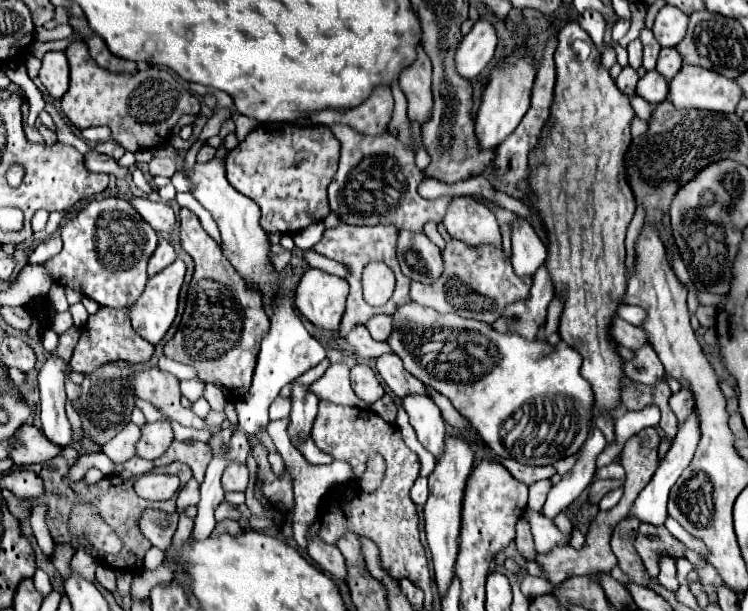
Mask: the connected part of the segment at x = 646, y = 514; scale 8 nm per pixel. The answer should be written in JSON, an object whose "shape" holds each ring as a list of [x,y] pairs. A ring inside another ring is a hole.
{"shape":[[[692,411],[692,413],[688,415],[688,419],[680,425],[676,439],[674,439],[674,443],[672,443],[668,455],[664,457],[664,461],[658,465],[658,469],[656,469],[652,481],[650,481],[650,483],[642,489],[642,493],[638,495],[638,499],[636,499],[636,503],[634,503],[632,511],[630,511],[630,517],[638,517],[640,521],[650,523],[650,525],[664,525],[664,521],[668,519],[668,513],[666,513],[668,493],[670,493],[672,485],[676,483],[676,479],[682,475],[682,471],[690,465],[692,455],[694,455],[698,443],[700,443],[700,419],[698,419],[698,413]]]}

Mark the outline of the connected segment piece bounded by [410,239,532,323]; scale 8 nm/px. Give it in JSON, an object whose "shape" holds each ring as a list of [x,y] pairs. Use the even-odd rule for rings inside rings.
{"shape":[[[450,239],[442,251],[442,261],[444,271],[432,285],[424,283],[410,285],[412,301],[432,307],[440,313],[456,313],[460,317],[472,317],[484,323],[494,323],[504,315],[508,305],[528,299],[532,277],[518,277],[512,269],[510,259],[504,255],[502,247],[496,245],[468,247],[466,243]]]}

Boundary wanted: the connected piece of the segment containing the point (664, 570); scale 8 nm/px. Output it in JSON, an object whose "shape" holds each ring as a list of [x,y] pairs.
{"shape":[[[660,555],[660,573],[658,573],[658,581],[662,587],[666,587],[668,591],[676,591],[678,589],[678,579],[676,579],[676,561],[670,555]]]}

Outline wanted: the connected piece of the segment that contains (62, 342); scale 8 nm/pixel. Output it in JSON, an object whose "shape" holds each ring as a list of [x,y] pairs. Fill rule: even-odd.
{"shape":[[[72,326],[68,331],[59,335],[58,346],[54,354],[64,361],[66,368],[70,367],[69,362],[79,338],[80,330],[75,326]]]}

